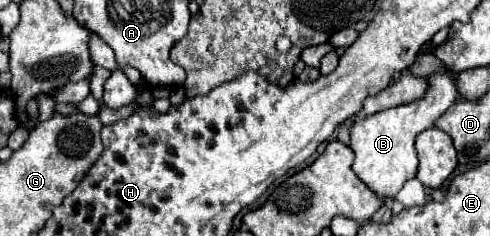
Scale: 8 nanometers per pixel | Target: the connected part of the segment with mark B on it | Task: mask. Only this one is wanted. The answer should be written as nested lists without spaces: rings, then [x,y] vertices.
[[[435,74],[435,76],[429,76],[427,80],[429,80],[429,90],[425,98],[359,118],[351,126],[349,148],[355,154],[351,168],[357,174],[357,178],[361,178],[385,202],[393,200],[397,192],[403,188],[403,184],[415,178],[417,174],[417,164],[419,164],[417,152],[415,152],[417,134],[433,128],[435,120],[455,102],[457,88],[451,82],[451,76]]]

